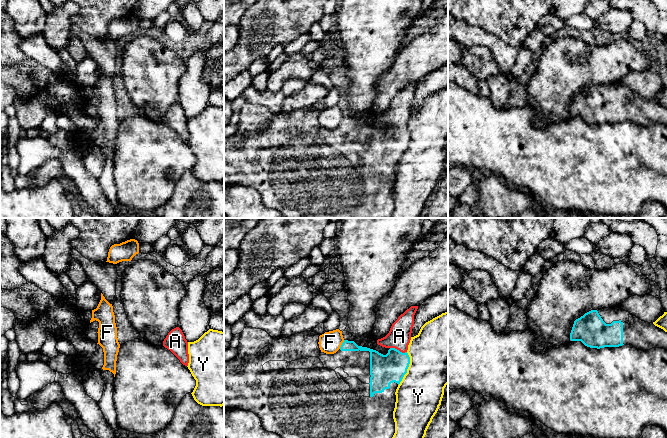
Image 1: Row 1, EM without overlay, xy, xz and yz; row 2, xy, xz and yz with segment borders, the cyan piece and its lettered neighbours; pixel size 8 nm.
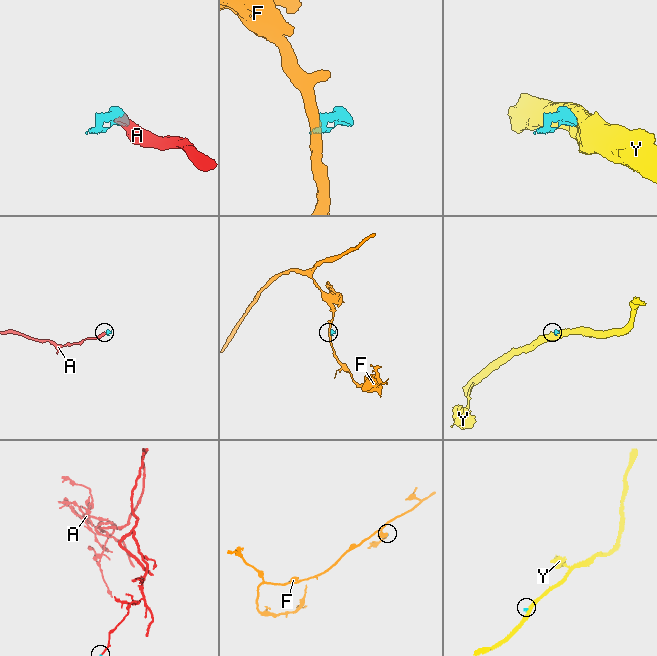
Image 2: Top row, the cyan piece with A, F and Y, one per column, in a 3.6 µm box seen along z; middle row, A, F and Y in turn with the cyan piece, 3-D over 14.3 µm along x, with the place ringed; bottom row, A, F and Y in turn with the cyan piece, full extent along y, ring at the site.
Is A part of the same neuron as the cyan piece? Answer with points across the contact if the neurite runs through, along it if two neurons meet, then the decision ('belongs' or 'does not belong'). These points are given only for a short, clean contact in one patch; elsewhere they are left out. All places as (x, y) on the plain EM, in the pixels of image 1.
way xz (384, 145), (397, 132), (398, 126), (399, 112); belongs

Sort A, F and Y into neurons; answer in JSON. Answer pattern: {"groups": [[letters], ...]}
{"groups": [["A"], ["F"], ["Y"]]}

